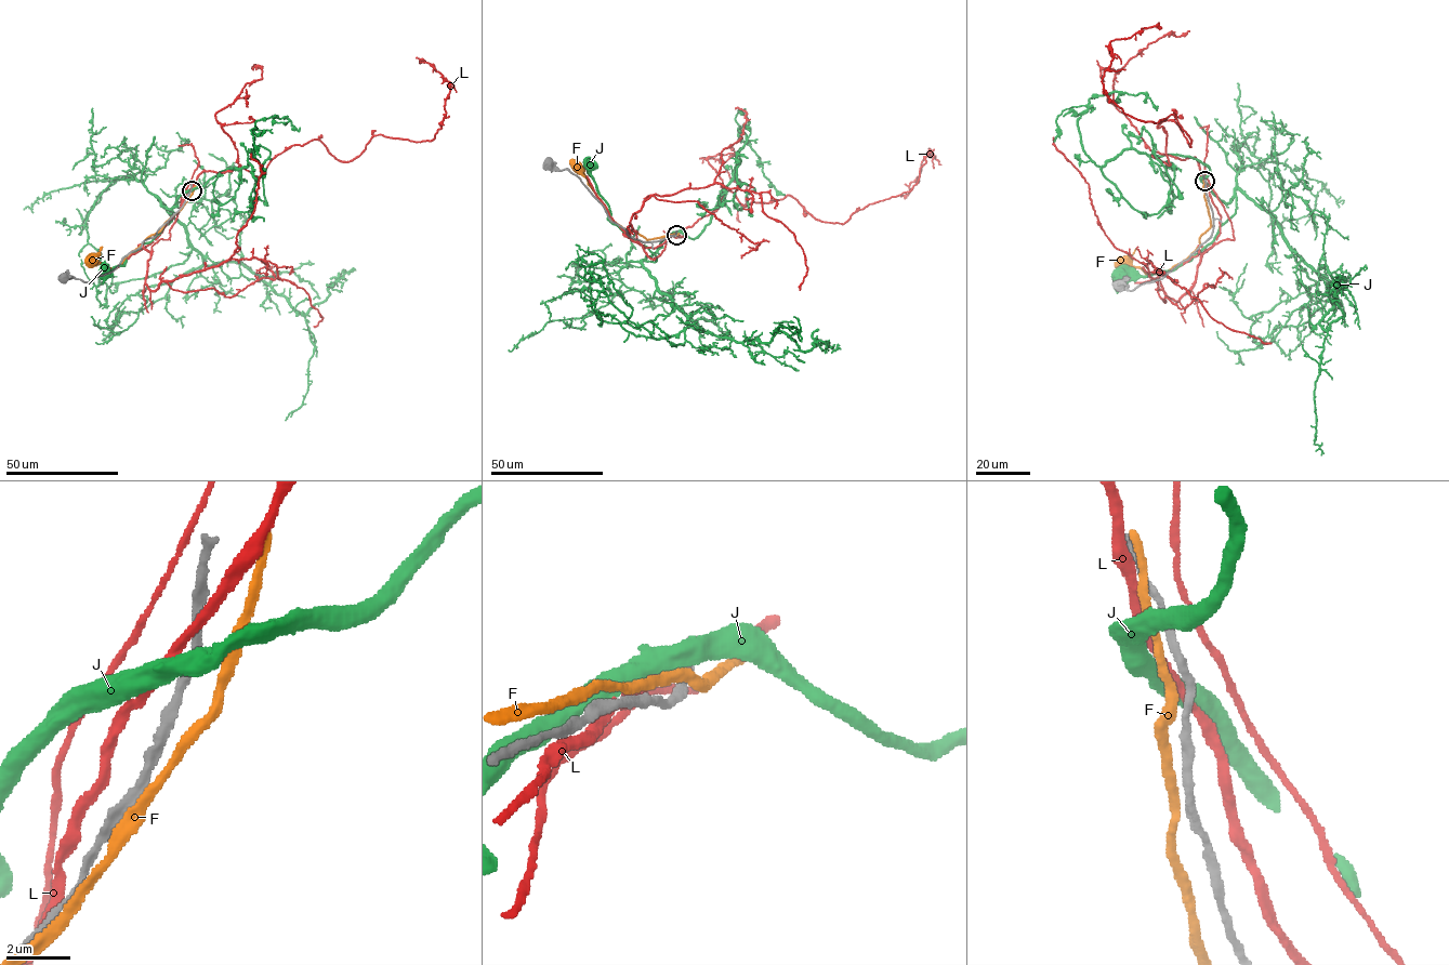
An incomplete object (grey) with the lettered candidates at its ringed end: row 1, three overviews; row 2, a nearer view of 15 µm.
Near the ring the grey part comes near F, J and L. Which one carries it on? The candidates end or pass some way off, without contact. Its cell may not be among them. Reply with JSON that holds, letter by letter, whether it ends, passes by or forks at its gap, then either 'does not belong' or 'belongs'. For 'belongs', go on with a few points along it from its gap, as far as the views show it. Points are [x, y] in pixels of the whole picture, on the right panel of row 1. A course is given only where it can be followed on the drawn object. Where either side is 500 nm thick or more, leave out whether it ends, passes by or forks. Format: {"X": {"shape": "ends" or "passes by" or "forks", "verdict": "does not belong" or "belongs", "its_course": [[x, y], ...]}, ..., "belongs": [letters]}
{"F": {"shape": "passes by", "verdict": "does not belong"}, "J": {"verdict": "does not belong"}, "L": {"shape": "passes by", "verdict": "does not belong"}, "belongs": []}

